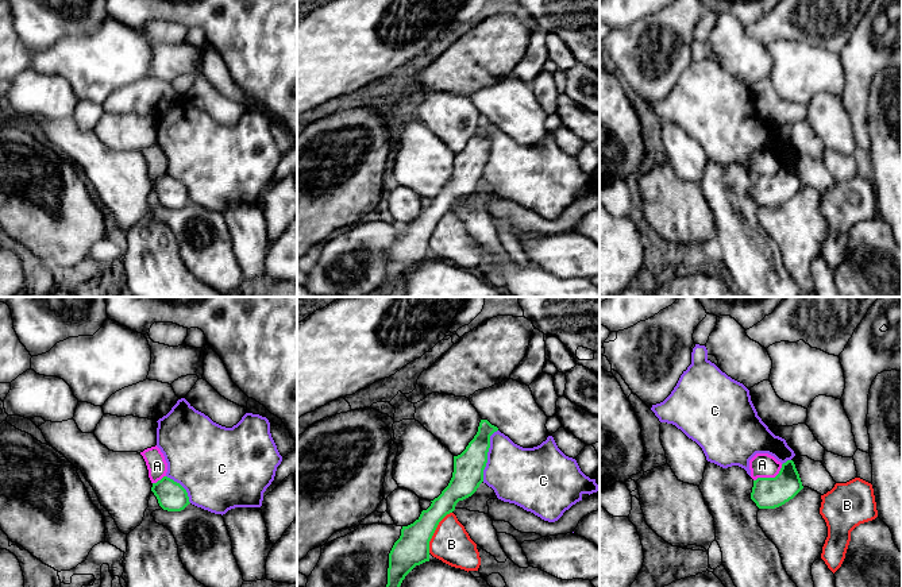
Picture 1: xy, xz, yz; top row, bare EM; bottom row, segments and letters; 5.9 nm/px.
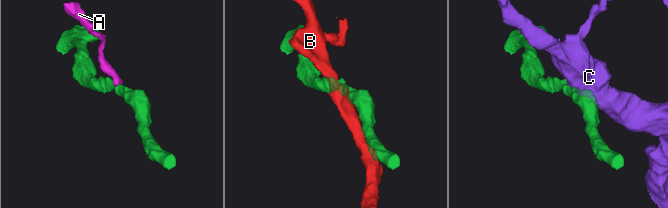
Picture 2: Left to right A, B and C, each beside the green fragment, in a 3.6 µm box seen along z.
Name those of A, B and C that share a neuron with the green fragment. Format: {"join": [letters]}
{"join": []}

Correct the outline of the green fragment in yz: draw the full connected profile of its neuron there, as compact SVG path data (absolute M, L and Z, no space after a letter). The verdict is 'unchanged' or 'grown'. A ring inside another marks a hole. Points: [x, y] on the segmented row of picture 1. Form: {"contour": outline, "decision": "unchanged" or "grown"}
{"contour": "M787 460L775 478L753 480L751 499L759 509L775 509L793 499L802 488L794 462Z", "decision": "unchanged"}

